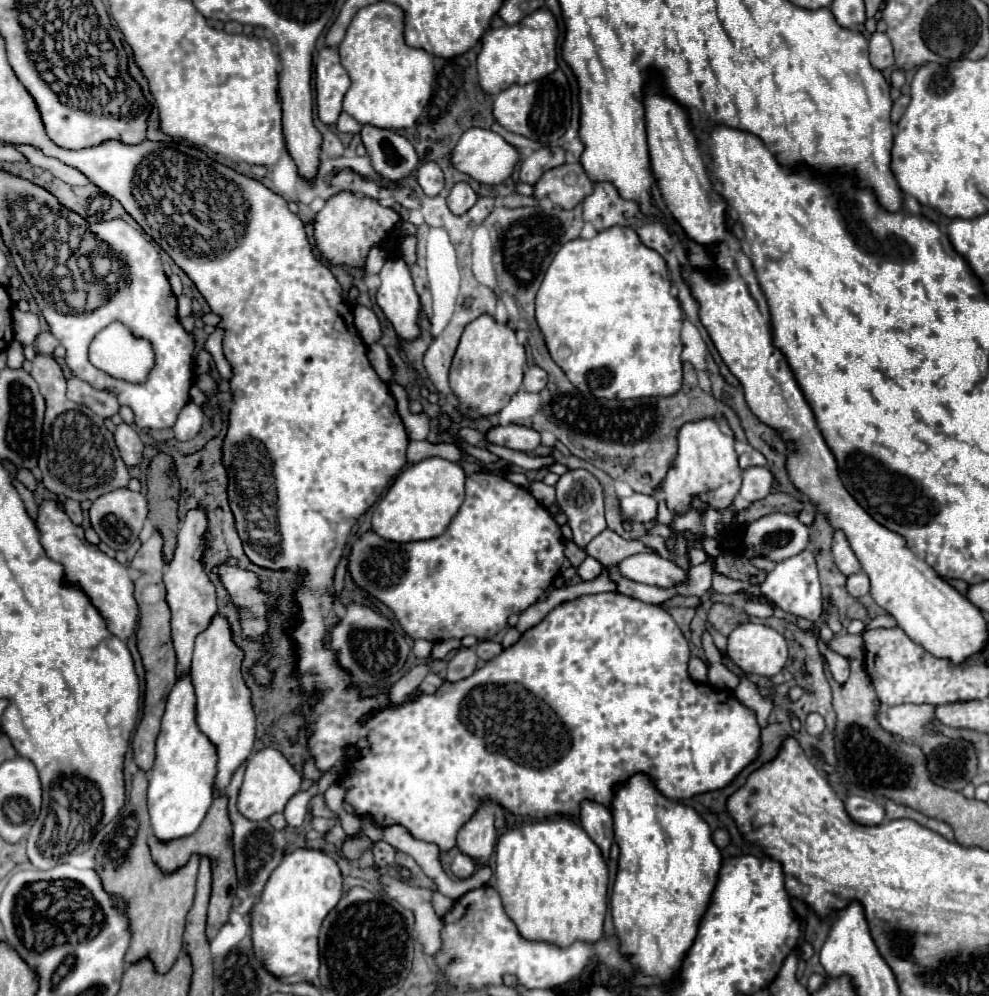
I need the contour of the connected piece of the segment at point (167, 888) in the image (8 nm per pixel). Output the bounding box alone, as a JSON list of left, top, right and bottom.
[97,770,199,972]

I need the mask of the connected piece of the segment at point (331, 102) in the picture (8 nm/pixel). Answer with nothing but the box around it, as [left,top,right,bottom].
[315,48,349,124]

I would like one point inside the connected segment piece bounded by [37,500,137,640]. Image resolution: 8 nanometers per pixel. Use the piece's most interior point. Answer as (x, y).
(105, 581)

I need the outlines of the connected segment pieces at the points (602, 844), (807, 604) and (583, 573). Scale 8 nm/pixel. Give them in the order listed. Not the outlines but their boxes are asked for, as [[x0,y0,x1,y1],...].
[[581,802,613,858],[761,550,821,622],[577,556,605,580]]

